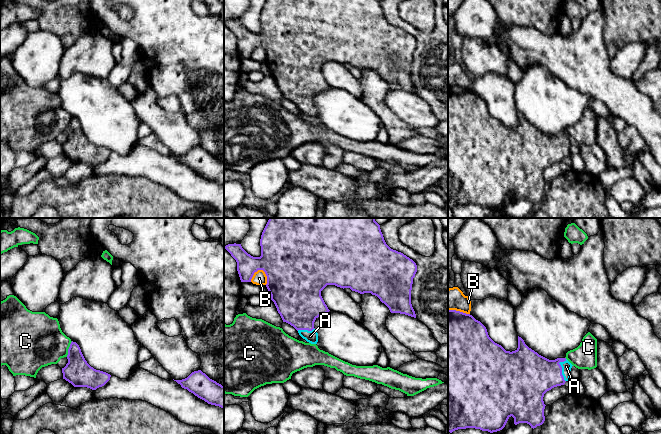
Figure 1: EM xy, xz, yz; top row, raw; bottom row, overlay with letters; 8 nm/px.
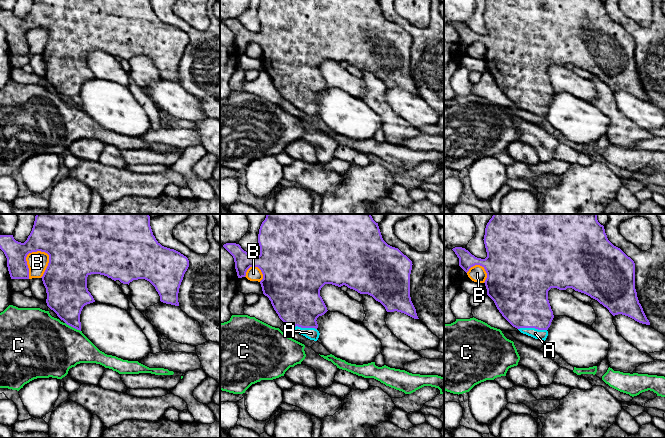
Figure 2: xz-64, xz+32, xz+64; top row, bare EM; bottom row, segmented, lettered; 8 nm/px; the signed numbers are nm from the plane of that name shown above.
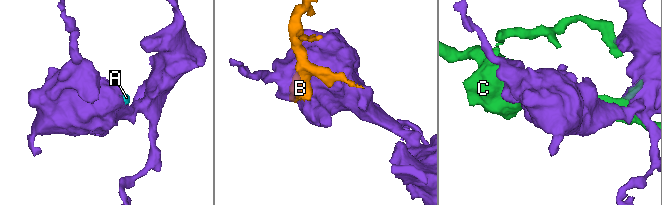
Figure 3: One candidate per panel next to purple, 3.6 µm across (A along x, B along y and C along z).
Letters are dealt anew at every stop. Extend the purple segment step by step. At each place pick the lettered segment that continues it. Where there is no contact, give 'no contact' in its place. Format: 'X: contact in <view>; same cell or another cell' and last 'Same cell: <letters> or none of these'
A: contact in yz; same cell
B: contact in xz; another cell
C: contact in xy; another cell
Same cell: A

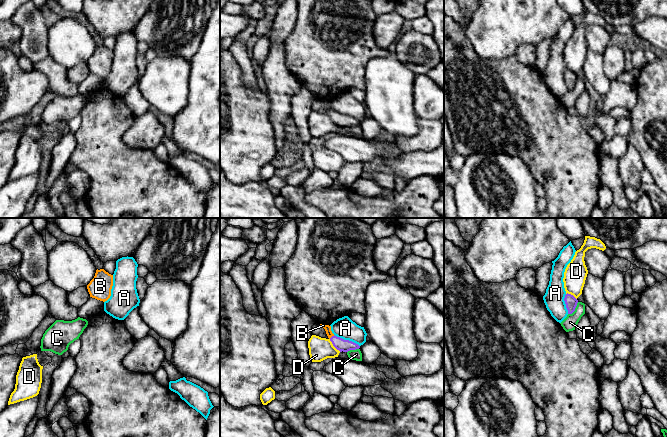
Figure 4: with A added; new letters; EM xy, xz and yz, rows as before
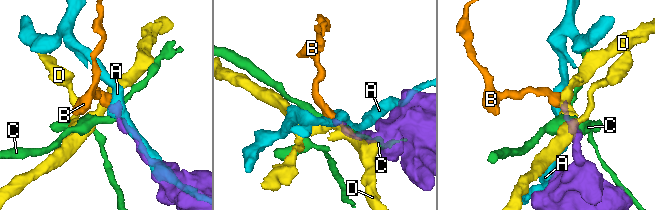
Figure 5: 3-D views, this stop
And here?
A: contact in xz; another cell
B: contact in xz; same cell
C: contact in yz; another cell
D: contact in xz; another cell
Same cell: B

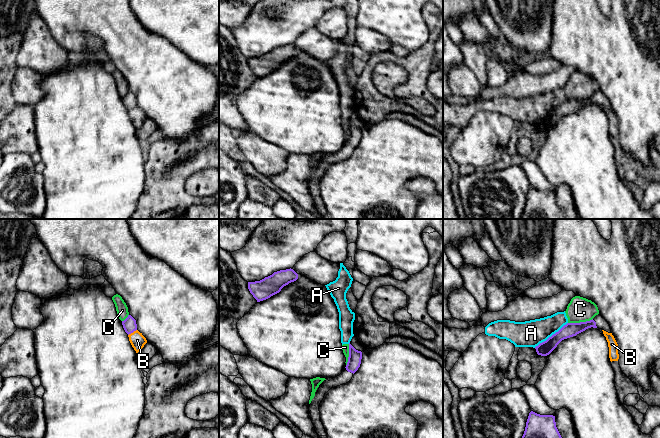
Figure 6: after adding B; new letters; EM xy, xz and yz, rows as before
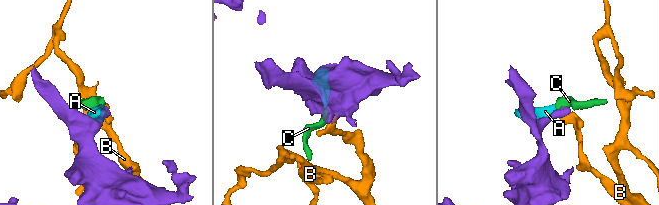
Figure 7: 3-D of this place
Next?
A: contact in yz; another cell
B: contact in xy; another cell
C: contact in yz; another cell
Same cell: none of these

